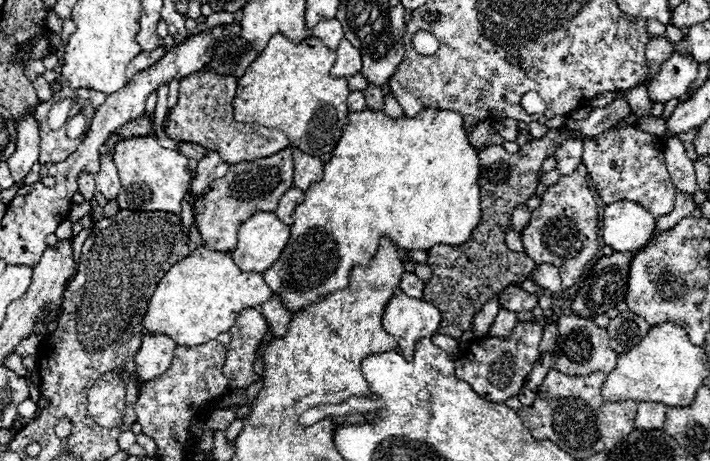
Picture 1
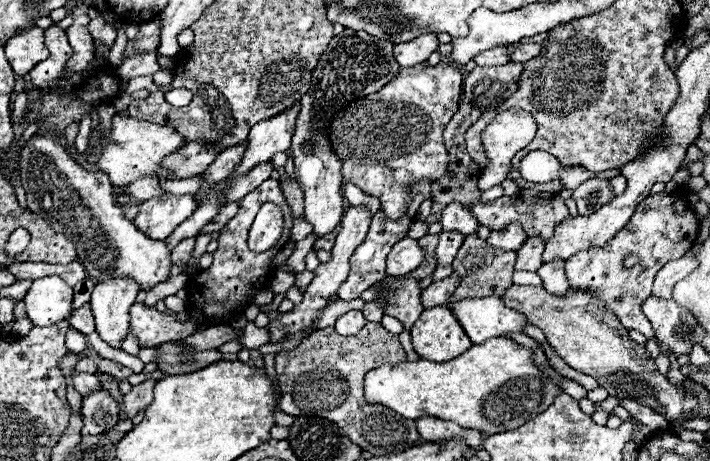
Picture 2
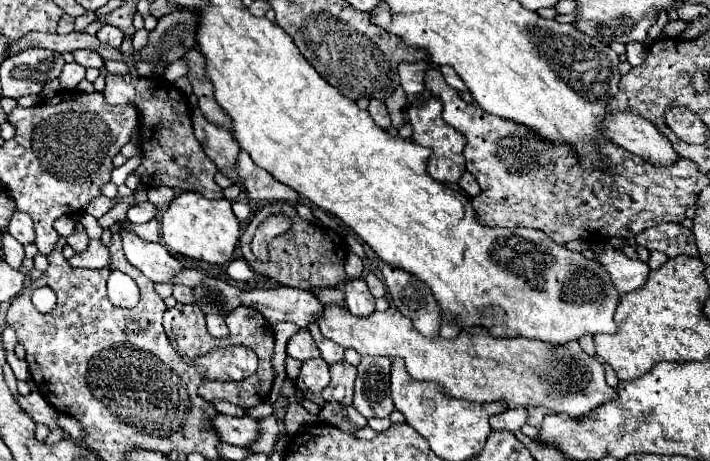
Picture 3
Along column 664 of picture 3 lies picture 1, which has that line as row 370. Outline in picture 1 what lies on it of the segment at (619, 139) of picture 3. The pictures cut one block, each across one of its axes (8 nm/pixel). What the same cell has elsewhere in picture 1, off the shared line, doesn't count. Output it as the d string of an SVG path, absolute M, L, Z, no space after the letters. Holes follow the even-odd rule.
M144 336L138 356L134 358L138 364L138 380L144 384L154 380L158 374L166 372L172 364L176 350L176 342L170 336Z

